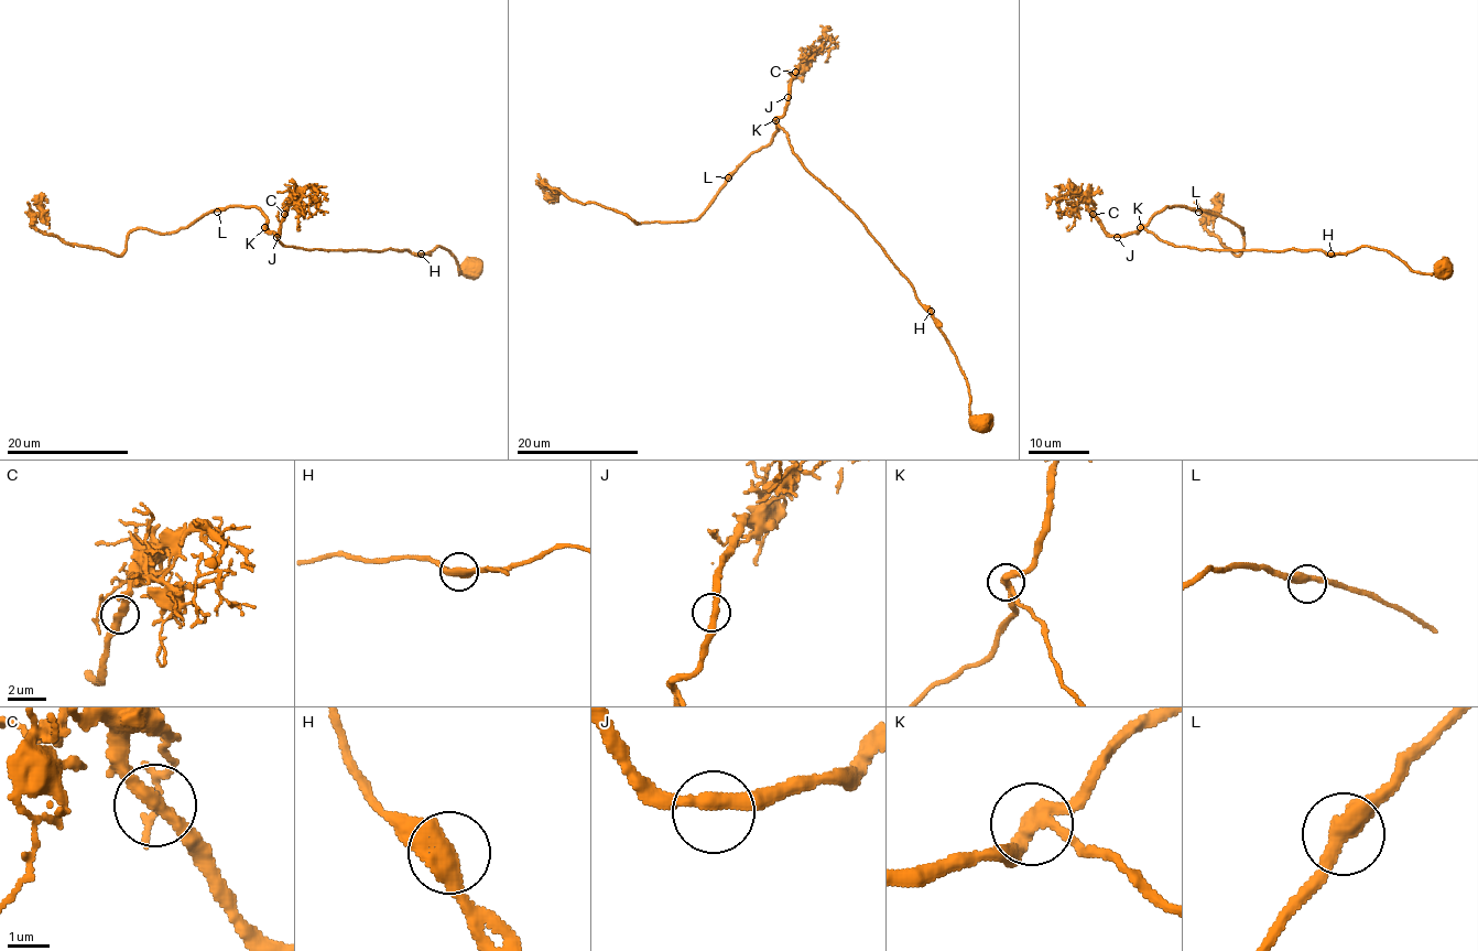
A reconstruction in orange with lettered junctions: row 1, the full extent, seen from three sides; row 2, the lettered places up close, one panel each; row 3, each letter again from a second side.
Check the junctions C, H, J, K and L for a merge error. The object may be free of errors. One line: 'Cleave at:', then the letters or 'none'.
Cleave at: none

